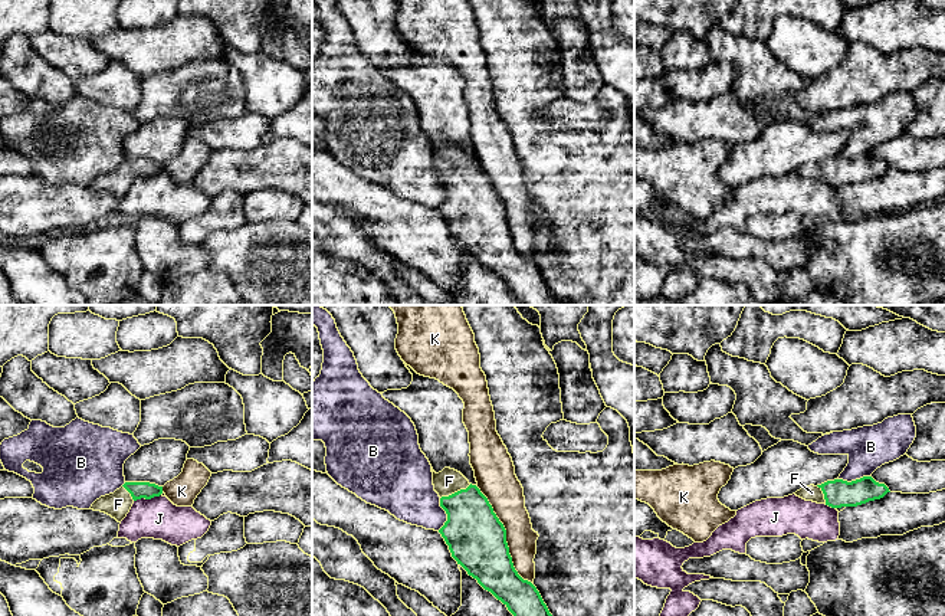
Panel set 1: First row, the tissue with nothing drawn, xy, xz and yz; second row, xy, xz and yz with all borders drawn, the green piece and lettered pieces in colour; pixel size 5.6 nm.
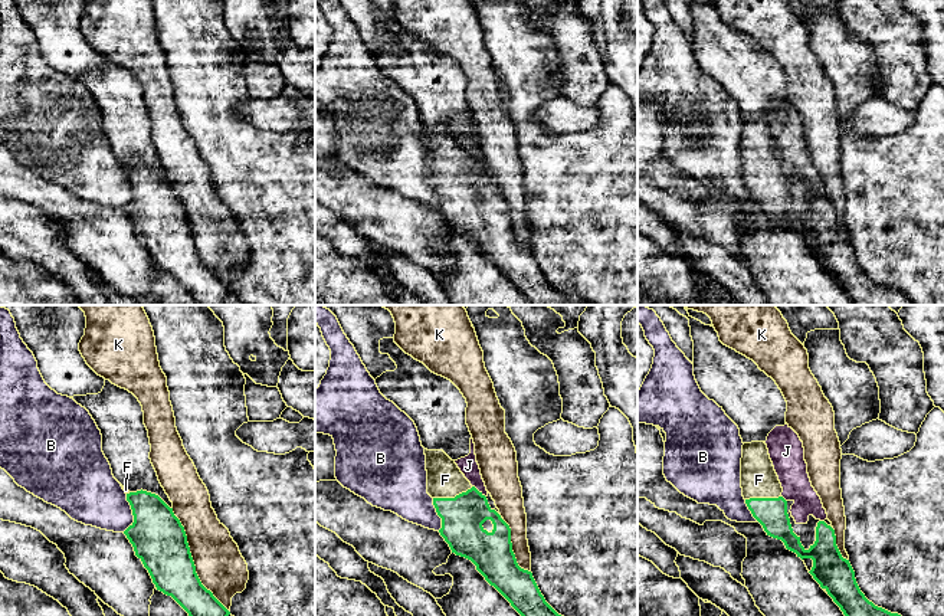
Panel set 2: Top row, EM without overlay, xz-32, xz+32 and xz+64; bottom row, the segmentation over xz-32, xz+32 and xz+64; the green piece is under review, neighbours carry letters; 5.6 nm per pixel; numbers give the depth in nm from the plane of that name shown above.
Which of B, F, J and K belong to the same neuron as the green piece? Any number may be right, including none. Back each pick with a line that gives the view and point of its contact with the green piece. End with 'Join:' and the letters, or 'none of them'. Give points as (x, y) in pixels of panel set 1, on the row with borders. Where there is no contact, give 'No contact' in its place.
F: Touches green at xz (455, 492)
Join: F

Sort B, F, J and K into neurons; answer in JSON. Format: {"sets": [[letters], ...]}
{"sets": [["B"], ["F"], ["J"], ["K"]]}

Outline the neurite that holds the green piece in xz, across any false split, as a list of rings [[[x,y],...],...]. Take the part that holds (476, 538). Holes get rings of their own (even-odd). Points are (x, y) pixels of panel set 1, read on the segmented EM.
[[[455,469],[432,472],[447,514],[439,533],[457,564],[513,616],[552,616],[537,587],[515,570],[506,530],[480,489]]]

